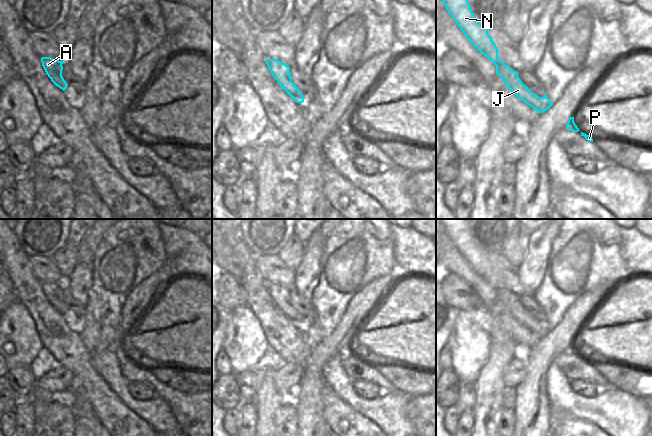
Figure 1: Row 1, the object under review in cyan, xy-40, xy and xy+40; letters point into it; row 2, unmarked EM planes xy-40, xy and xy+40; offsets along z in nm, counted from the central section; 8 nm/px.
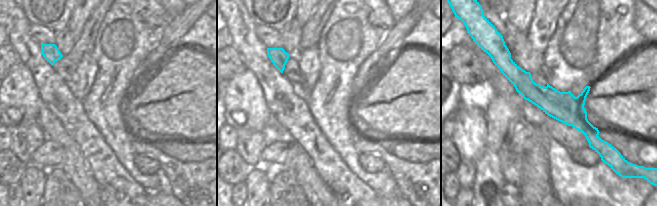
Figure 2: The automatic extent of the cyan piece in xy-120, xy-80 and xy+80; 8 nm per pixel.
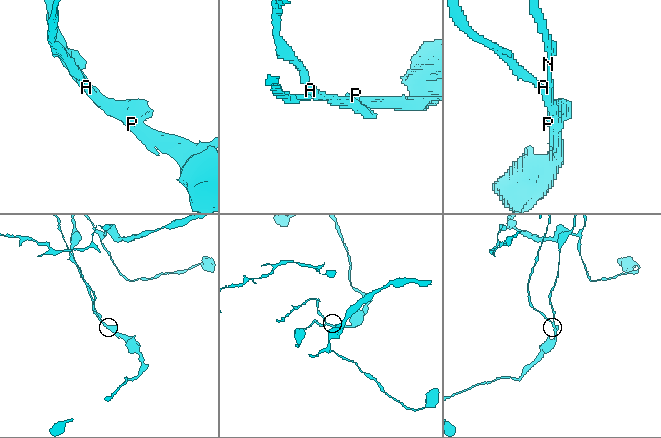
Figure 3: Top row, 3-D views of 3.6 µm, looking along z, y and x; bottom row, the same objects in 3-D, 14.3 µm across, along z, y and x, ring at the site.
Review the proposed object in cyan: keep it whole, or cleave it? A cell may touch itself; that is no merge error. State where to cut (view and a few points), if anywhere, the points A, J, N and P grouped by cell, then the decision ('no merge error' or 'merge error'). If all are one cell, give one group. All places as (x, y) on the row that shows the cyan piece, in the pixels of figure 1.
cut in xy along (289, 72), (286, 75), (279, 75), (276, 79); A / J N P; merge error

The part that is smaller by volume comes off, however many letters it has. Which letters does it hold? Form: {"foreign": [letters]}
{"foreign": ["A"]}

